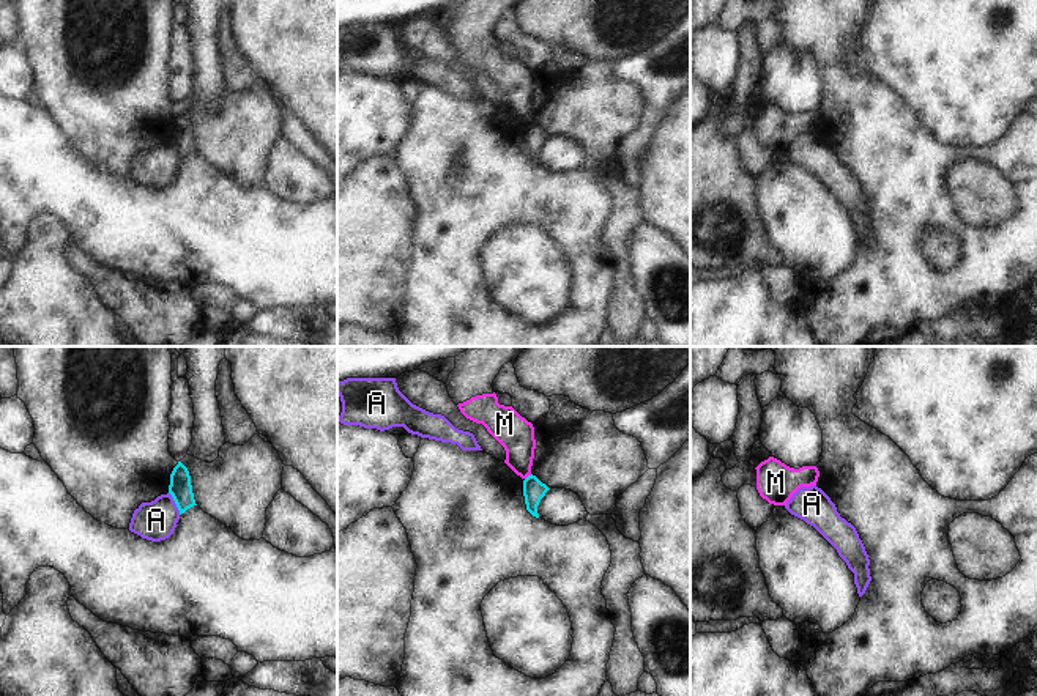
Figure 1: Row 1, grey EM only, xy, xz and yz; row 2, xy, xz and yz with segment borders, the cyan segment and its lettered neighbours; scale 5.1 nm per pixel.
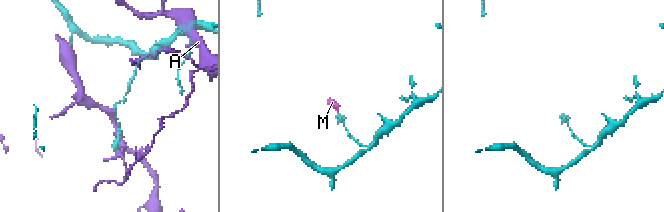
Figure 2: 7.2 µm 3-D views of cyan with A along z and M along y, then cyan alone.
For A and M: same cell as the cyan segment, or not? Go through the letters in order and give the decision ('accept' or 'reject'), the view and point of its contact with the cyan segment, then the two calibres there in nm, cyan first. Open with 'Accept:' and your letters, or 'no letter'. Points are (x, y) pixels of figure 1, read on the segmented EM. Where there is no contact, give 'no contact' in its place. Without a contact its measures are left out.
Accept: no letter
A: reject; meets cyan in xy at (175, 503); 120 nm thick on the cyan side, 200 nm on the other
M: reject; meets cyan in xz at (528, 476); 110 nm thick on the cyan side, 180 nm on the other

